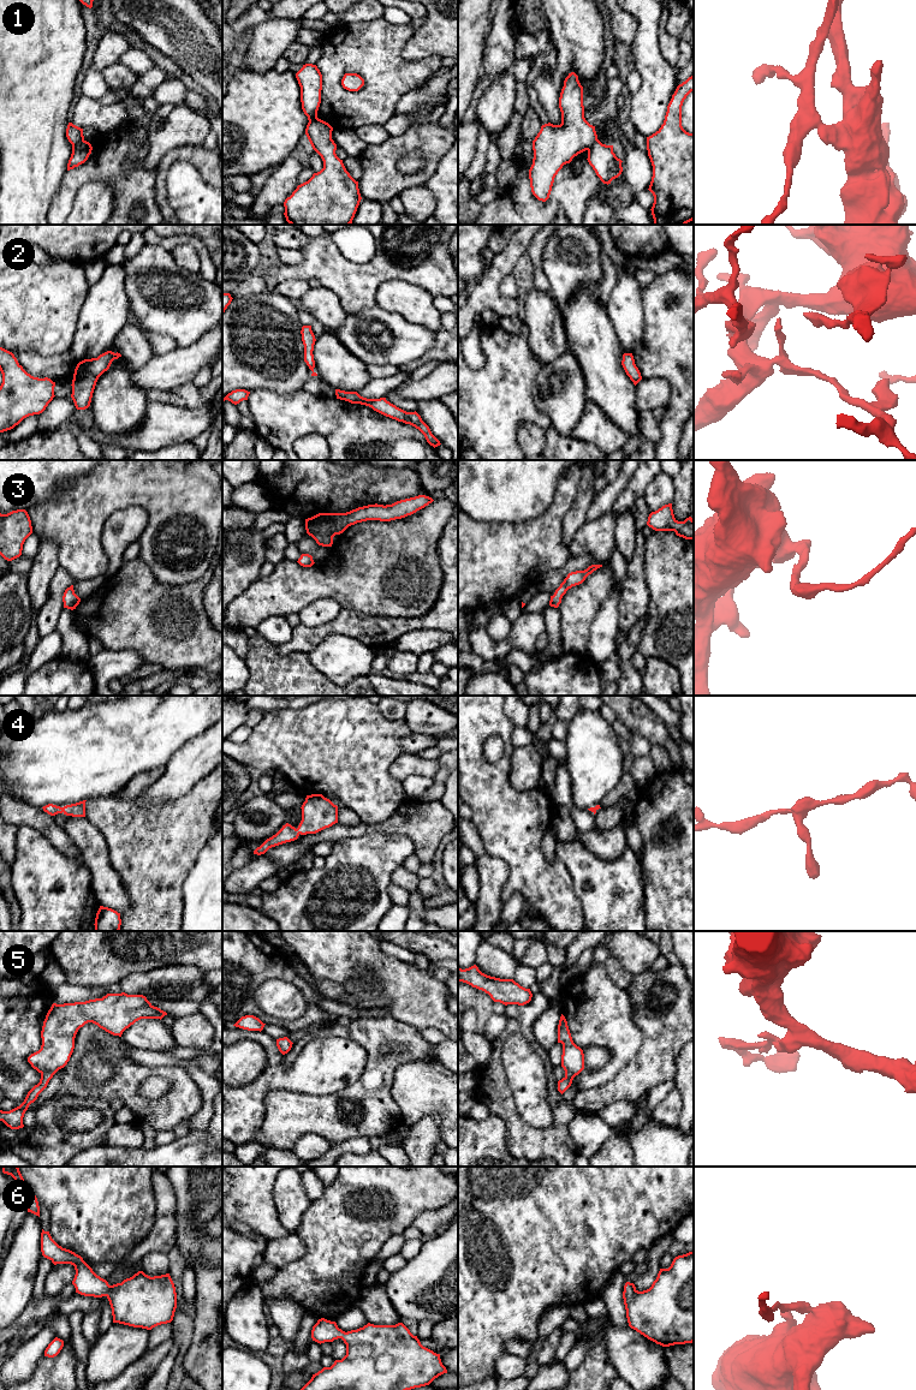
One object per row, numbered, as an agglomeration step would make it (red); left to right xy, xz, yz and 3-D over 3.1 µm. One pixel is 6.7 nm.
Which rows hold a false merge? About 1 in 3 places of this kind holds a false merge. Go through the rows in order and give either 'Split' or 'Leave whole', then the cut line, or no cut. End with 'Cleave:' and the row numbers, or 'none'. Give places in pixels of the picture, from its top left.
1: Split. Split along yz (598, 139), (588, 150)
2: Leave whole. No split
3: Leave whole. No split
4: Leave whole. No split
5: Leave whole. No split
6: Leave whole. No split
Cleave: 1

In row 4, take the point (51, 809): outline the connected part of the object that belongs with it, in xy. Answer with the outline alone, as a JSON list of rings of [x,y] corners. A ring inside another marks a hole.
[[[79,801],[76,804],[66,805],[64,807],[48,804],[43,806],[43,811],[47,812],[50,816],[55,816],[58,813],[64,813],[66,816],[72,816],[72,817],[85,817],[85,801]]]

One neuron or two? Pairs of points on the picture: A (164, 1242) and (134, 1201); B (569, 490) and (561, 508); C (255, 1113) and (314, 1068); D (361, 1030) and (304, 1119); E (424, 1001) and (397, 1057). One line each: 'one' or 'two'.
A: two
B: one
C: one
D: one
E: two

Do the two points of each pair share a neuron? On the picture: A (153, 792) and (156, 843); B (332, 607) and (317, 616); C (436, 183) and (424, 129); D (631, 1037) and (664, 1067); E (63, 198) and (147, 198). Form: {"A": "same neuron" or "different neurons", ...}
{"A": "different neurons", "B": "same neuron", "C": "different neurons", "D": "different neurons", "E": "same neuron"}

